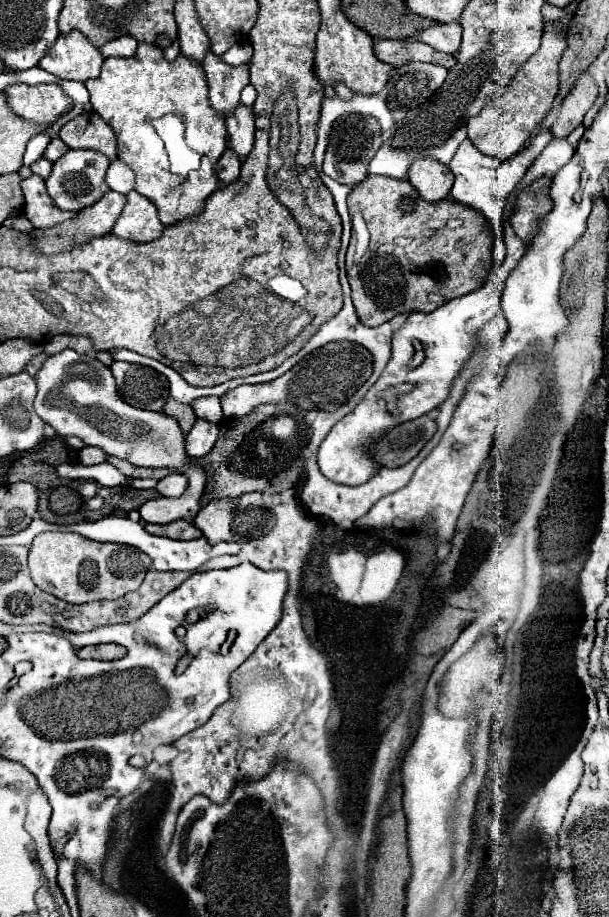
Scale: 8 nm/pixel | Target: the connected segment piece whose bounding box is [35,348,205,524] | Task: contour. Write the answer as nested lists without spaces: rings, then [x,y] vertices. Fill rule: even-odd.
[[[67,348],[55,356],[49,356],[43,364],[43,368],[37,374],[37,398],[35,398],[35,412],[49,424],[55,428],[55,432],[59,436],[77,436],[81,438],[87,446],[99,446],[107,456],[115,456],[121,460],[131,462],[133,466],[150,467],[150,468],[175,468],[182,471],[188,478],[187,492],[178,498],[169,498],[160,496],[157,499],[149,500],[139,508],[141,518],[145,522],[153,522],[153,524],[167,524],[185,516],[195,516],[201,506],[199,506],[199,498],[203,494],[205,488],[205,472],[201,466],[193,464],[189,460],[183,448],[183,432],[177,424],[175,418],[163,414],[163,412],[149,412],[149,410],[139,410],[139,408],[131,408],[129,404],[125,404],[117,392],[115,392],[115,378],[111,374],[111,370],[107,366],[103,366],[97,358],[87,356],[87,354],[77,354],[75,350]]]

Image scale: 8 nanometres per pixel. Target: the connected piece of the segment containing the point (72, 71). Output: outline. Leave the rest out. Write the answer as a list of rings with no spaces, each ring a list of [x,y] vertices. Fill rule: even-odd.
[[[73,30],[57,38],[57,42],[39,60],[39,66],[49,74],[85,82],[101,74],[103,60],[101,52],[81,32]]]

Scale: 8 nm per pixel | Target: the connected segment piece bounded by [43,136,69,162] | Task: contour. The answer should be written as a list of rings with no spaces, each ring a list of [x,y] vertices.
[[[57,136],[57,138],[53,138],[53,142],[47,146],[47,150],[45,150],[43,156],[45,156],[49,162],[55,162],[55,160],[59,160],[67,150],[69,150],[67,144]]]

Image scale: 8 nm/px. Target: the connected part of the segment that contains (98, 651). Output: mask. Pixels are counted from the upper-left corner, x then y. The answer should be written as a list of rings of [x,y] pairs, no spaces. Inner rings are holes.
[[[97,644],[97,646],[83,646],[77,650],[79,658],[95,658],[95,660],[119,660],[127,654],[127,650],[119,644]]]

